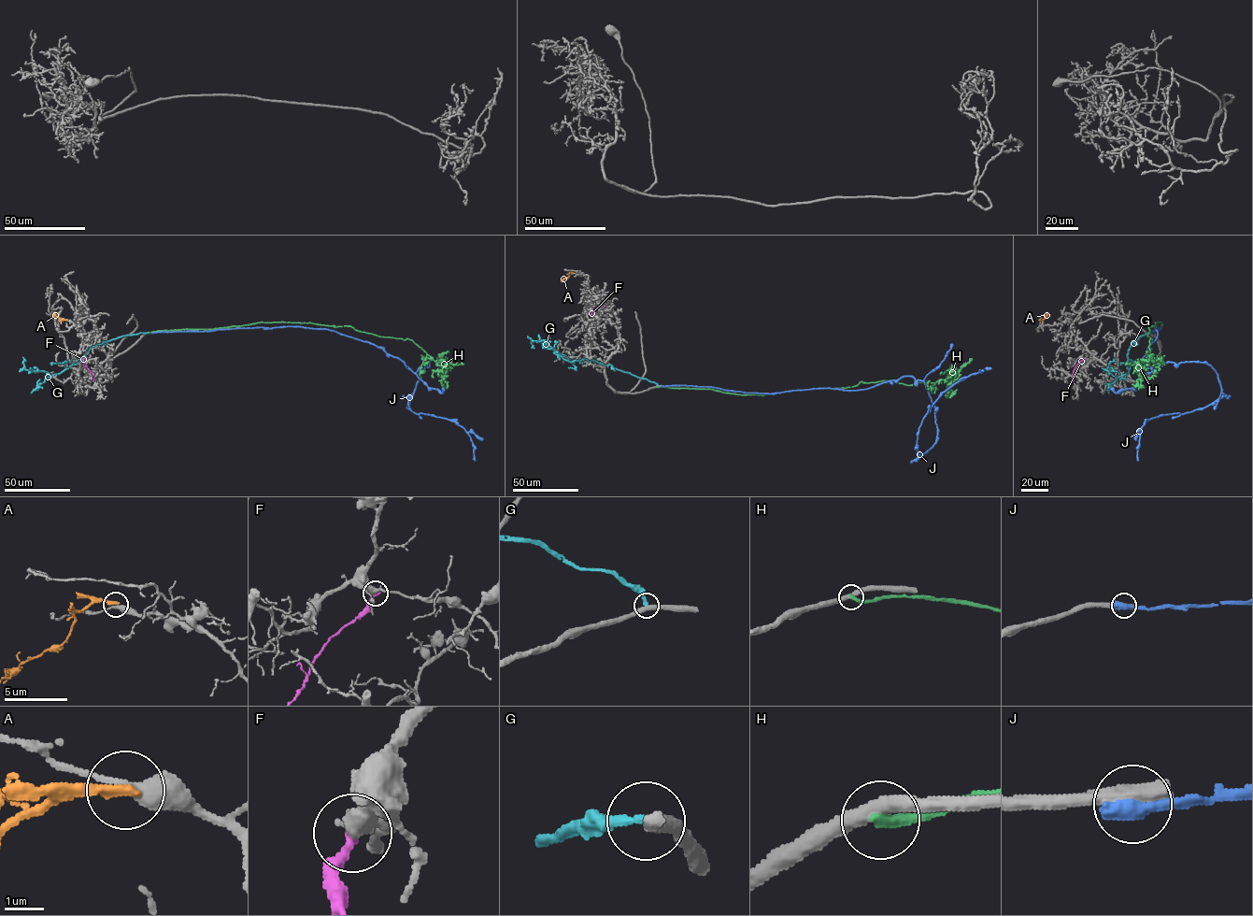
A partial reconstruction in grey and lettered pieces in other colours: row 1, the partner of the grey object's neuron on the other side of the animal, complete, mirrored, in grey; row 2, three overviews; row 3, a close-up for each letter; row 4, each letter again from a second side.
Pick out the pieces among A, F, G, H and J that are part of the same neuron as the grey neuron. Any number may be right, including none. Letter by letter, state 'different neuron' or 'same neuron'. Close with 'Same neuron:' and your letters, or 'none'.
A: different neuron
F: different neuron
G: different neuron
H: different neuron
J: different neuron
Same neuron: none

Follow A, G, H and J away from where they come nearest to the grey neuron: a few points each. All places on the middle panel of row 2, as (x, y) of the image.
A: (574, 273), (561, 281)
G: (657, 385), (609, 364), (586, 359), (569, 362), (542, 341), (533, 340), (533, 348)
H: (656, 386), (763, 395), (844, 388), (856, 386), (861, 381), (888, 380), (910, 385), (947, 379), (971, 358)
J: (662, 386), (771, 393), (911, 376), (935, 409), (936, 442), (920, 456), (932, 405), (983, 371)

